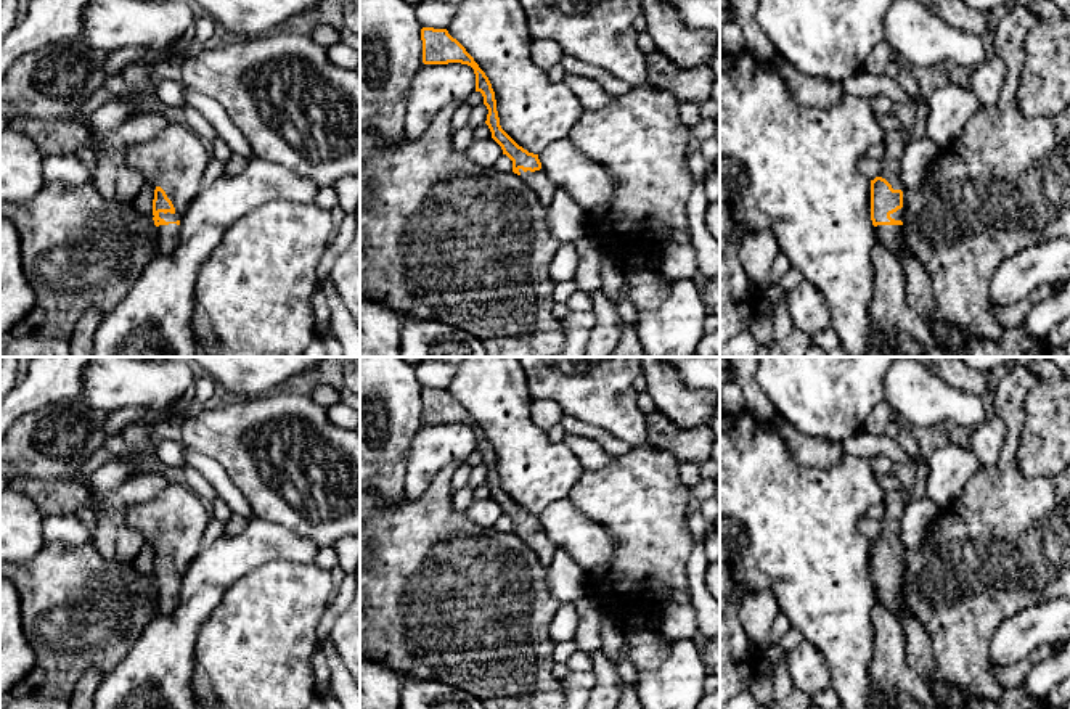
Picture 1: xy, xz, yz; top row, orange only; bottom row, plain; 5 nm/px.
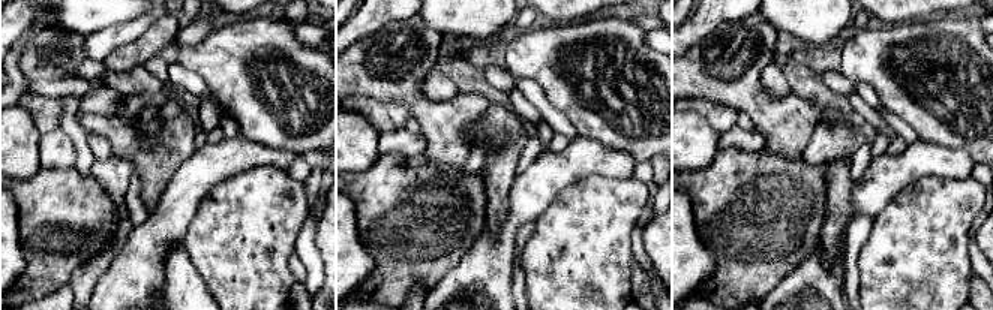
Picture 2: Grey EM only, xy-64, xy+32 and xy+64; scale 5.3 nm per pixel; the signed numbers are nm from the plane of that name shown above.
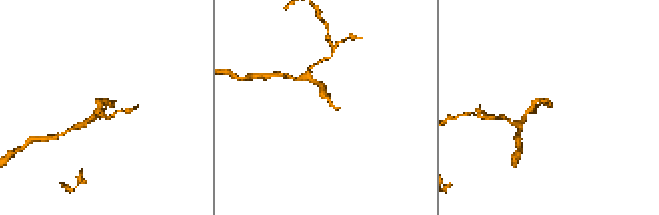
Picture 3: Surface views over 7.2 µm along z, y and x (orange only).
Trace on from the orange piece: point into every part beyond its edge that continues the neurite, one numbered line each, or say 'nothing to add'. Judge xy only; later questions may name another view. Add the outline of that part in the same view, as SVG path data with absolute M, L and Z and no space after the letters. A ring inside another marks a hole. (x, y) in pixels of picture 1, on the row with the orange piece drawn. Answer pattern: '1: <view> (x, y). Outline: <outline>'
1: xy (175, 159). Outline: M169 124L151 141L130 148L125 159L146 182L165 191L175 212L159 212L159 217L177 222L196 198L210 154L207 145L186 124Z

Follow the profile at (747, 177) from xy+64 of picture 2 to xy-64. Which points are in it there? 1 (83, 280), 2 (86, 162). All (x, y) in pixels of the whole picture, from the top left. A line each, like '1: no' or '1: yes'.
1: no
2: no

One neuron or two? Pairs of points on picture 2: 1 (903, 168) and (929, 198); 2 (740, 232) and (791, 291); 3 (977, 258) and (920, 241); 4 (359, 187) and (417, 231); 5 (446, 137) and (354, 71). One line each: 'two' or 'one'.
1: two
2: two
3: two
4: one
5: one

